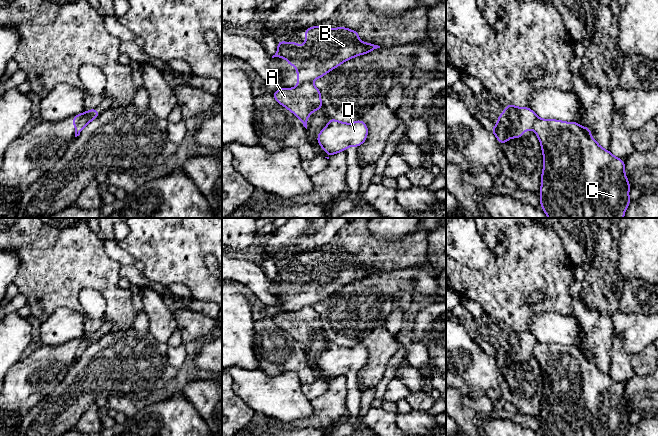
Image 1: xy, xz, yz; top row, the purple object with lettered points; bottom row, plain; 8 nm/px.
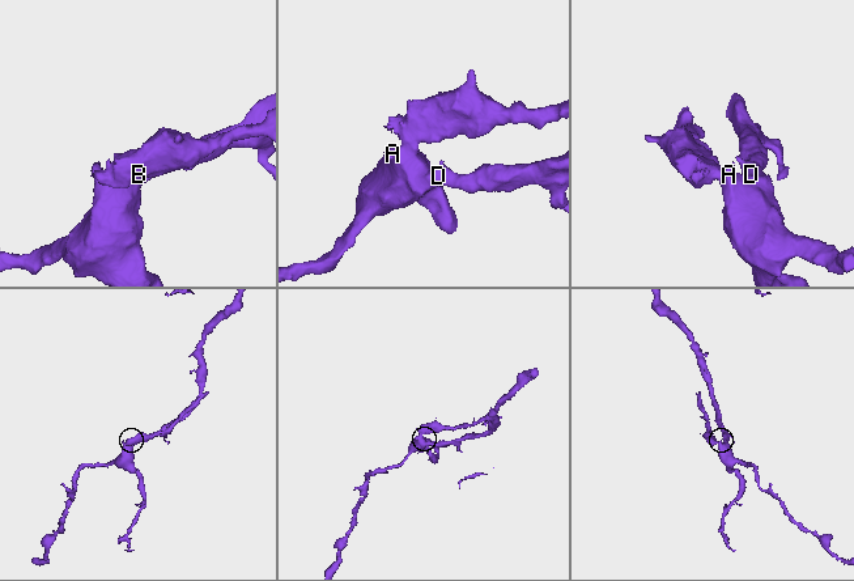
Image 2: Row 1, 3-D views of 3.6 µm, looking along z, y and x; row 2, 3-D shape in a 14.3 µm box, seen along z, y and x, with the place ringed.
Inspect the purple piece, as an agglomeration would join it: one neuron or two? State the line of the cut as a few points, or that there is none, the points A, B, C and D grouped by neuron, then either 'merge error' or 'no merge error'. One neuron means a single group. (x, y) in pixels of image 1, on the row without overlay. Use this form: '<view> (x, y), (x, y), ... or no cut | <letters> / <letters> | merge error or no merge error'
xy (88, 337), (75, 351) | A C D / B | merge error

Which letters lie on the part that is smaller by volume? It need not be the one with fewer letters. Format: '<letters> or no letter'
B

